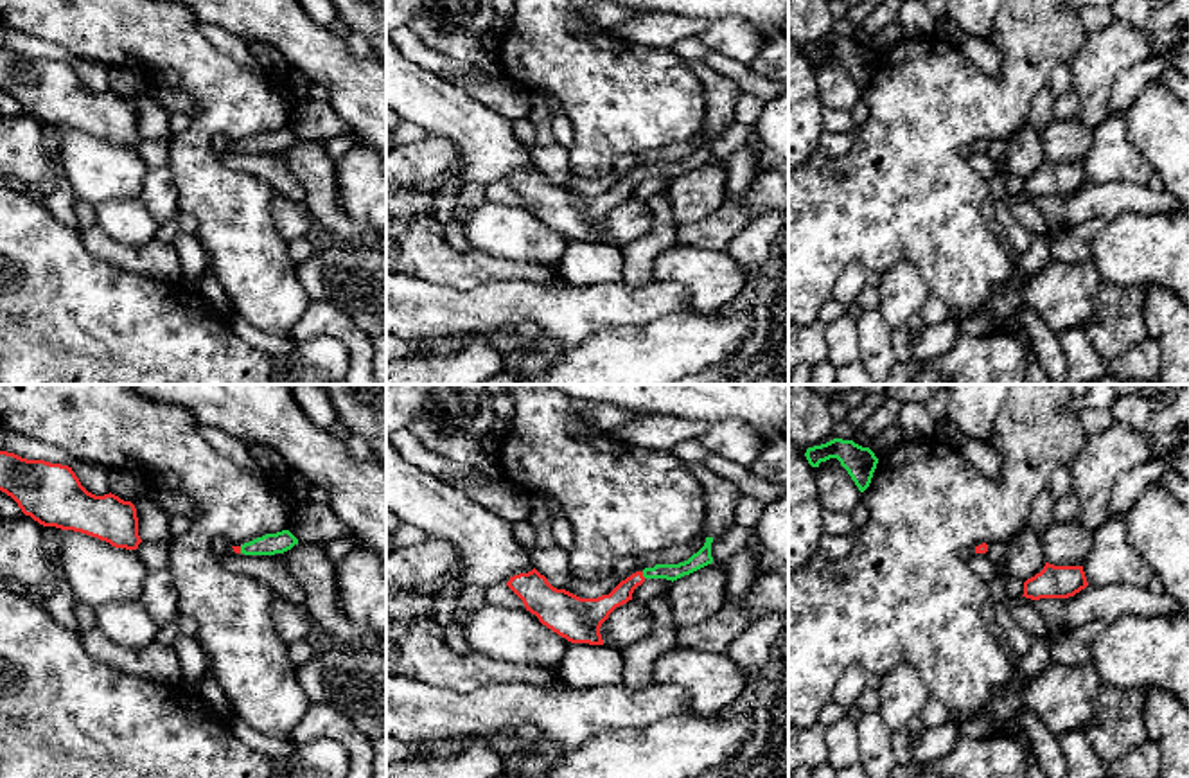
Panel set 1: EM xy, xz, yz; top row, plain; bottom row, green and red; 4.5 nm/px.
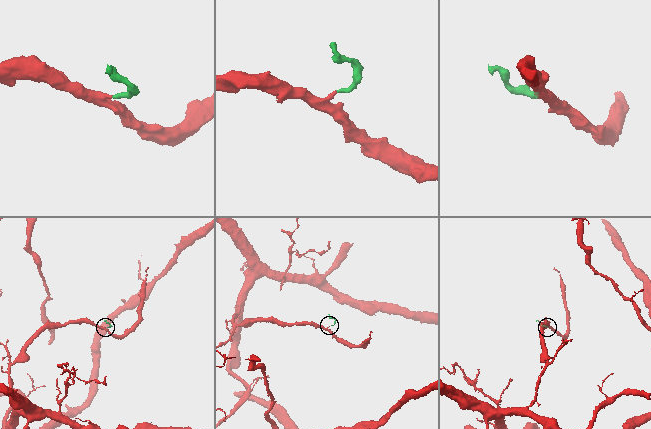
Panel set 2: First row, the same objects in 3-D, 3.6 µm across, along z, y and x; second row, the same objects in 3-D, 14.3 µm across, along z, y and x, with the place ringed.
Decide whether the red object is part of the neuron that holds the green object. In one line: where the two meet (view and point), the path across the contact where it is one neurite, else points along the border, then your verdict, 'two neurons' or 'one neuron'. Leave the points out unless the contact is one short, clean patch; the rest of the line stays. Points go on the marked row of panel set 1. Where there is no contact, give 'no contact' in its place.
xz (643, 575) | across xz (670, 572), (643, 575), (600, 608) | one neuron

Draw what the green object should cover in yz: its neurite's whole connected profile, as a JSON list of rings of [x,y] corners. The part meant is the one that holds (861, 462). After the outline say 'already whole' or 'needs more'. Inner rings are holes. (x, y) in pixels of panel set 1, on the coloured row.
[[[833,438],[826,444],[808,447],[805,456],[812,467],[819,467],[821,462],[837,458],[860,492],[869,487],[878,464],[878,458],[869,447],[842,438]]]; already whole

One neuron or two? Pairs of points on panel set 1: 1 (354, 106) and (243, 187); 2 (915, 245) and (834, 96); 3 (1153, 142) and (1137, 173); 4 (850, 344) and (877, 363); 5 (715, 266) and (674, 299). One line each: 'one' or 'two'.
1: two
2: two
3: two
4: two
5: two

